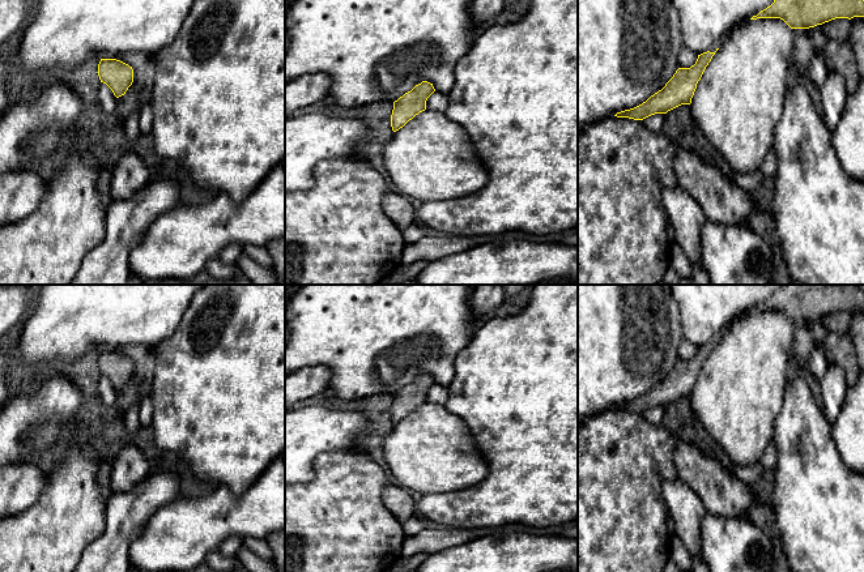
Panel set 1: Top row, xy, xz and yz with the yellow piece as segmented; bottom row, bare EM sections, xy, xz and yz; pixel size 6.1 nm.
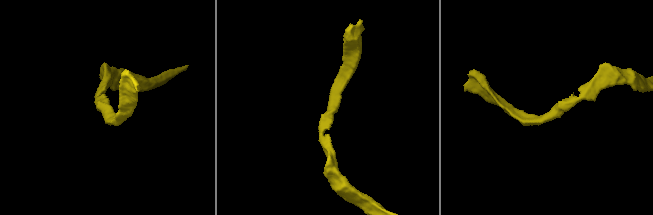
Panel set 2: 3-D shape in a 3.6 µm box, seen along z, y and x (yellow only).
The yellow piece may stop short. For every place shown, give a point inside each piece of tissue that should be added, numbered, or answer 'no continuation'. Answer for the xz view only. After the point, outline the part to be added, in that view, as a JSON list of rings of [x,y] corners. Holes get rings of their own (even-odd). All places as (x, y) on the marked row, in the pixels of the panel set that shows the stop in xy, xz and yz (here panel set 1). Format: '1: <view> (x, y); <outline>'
no continuation

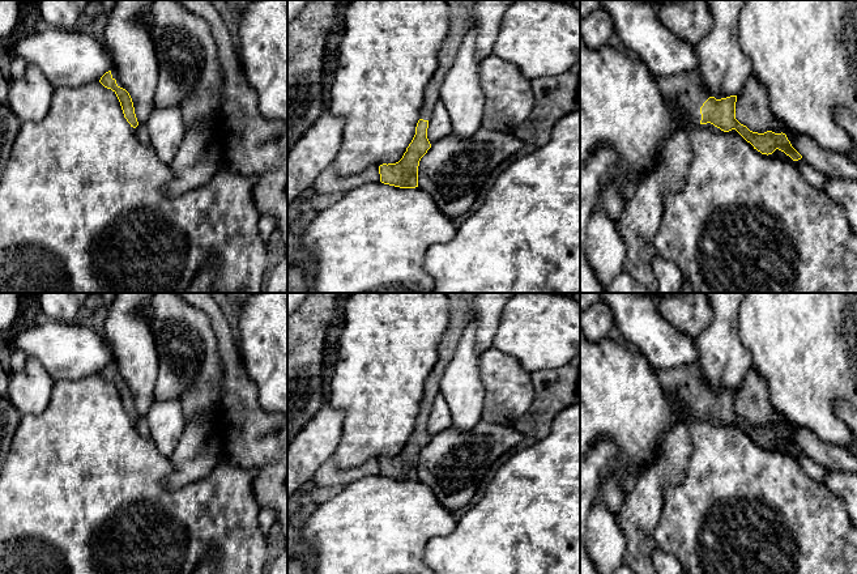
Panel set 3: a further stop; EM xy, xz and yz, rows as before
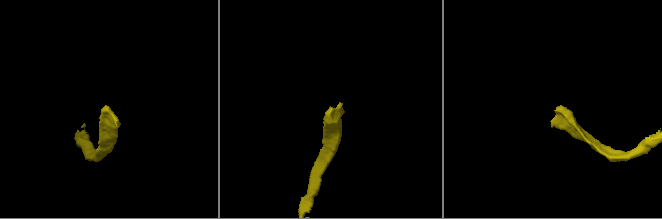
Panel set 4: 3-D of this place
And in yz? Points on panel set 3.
1: yz (685, 93); [[[696,71],[681,72],[668,77],[655,76],[655,80],[660,88],[664,99],[666,101],[677,119],[690,118],[700,123],[702,120],[700,107],[711,97],[711,94],[705,89],[699,72]]]

